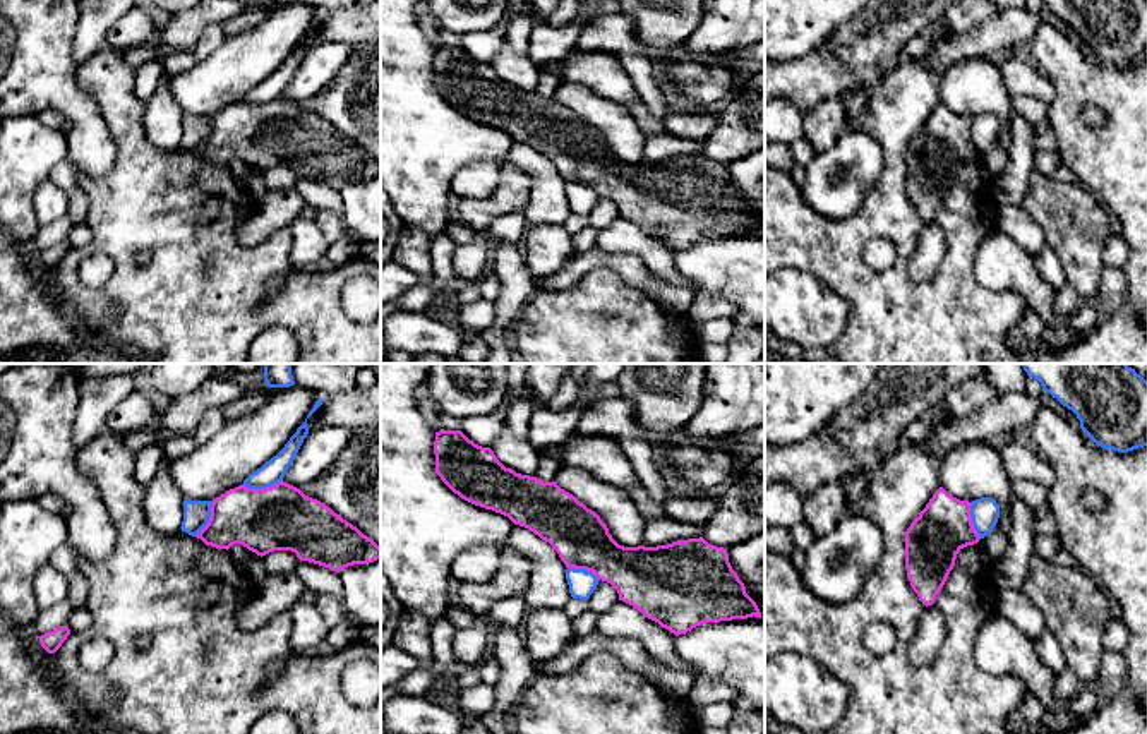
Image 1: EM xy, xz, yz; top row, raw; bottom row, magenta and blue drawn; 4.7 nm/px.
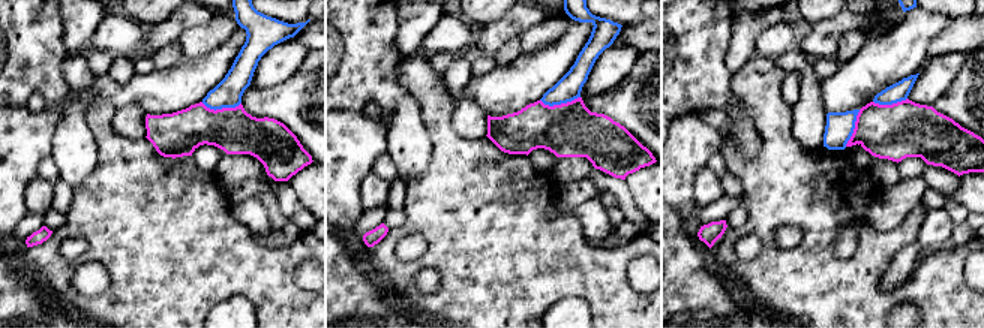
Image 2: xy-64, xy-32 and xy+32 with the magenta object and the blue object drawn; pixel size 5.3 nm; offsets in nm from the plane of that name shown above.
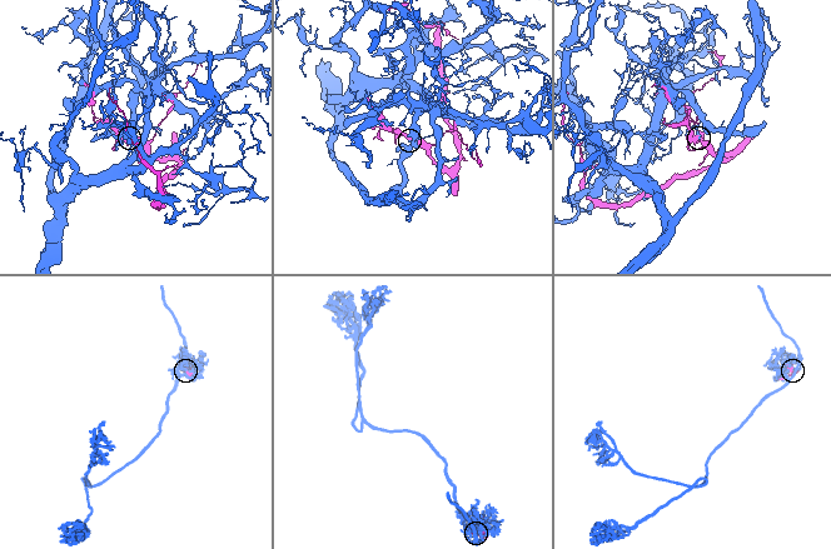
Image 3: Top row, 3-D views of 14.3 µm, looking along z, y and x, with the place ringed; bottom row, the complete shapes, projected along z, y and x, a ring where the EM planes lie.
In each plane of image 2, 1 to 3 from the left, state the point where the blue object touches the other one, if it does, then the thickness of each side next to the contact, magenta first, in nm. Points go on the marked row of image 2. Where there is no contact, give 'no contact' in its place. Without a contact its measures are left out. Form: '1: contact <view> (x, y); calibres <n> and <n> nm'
1: contact xy-64 (221, 110); calibres 240 and 150 nm
2: contact xy-32 (561, 104); calibres 300 and 140 nm
3: contact xy+32 (855, 128); calibres 300 and 150 nm

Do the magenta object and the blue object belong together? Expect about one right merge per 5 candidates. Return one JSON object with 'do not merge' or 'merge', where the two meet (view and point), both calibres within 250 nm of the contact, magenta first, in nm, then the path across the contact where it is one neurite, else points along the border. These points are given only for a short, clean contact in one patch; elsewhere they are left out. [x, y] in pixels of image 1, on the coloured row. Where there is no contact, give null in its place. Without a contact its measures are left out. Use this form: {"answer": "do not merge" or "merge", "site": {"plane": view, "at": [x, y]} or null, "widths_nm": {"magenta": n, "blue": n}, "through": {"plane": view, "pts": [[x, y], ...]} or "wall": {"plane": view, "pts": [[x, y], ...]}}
{"answer": "do not merge", "site": {"plane": "xy", "at": [261, 489]}, "widths_nm": {"magenta": 300, "blue": 110}}

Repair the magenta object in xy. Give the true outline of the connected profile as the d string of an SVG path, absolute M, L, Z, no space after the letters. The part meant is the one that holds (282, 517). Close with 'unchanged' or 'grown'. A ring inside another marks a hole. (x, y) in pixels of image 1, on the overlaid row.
M278 482L266 489L238 485L213 499L211 518L197 533L206 545L235 544L257 556L291 550L331 571L381 559L381 547L324 502Z; unchanged

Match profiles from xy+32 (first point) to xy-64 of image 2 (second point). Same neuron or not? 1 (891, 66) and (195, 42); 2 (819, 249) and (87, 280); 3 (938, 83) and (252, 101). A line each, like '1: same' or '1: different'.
1: different
2: different
3: different

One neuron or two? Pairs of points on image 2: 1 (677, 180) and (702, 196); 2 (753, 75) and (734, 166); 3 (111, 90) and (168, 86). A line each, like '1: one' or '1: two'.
1: two
2: one
3: one

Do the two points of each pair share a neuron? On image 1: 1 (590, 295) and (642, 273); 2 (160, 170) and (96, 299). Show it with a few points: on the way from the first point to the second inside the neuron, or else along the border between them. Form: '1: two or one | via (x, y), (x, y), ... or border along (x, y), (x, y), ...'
1: two | border along (583, 275), (597, 268), (611, 268), (657, 302)
2: one | via (144, 203), (126, 222), (126, 271)

